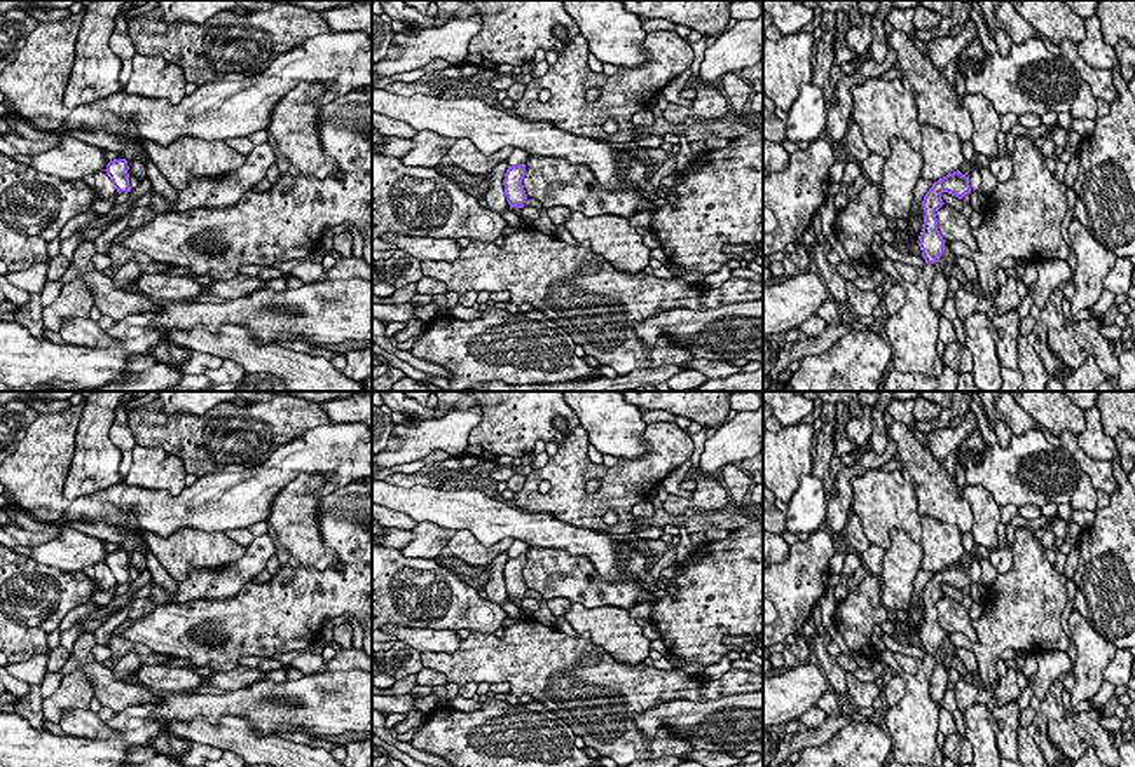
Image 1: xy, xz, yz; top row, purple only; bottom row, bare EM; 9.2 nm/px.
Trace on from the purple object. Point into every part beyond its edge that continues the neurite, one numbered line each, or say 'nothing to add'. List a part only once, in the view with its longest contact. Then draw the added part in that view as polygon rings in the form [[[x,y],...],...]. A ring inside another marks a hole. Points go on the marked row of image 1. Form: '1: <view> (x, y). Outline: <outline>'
1: yz (914, 331). Outline: [[[924,264],[917,281],[901,281],[906,304],[889,316],[884,328],[892,348],[894,370],[920,372],[938,379],[945,365],[936,349],[941,314],[931,304],[934,276],[934,264]]]

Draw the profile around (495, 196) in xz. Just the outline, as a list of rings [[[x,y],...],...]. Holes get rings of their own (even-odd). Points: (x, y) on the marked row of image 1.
[[[503,161],[499,162],[496,168],[492,168],[485,178],[491,182],[487,192],[484,194],[484,199],[487,203],[487,208],[496,211],[496,213],[503,213],[505,210],[508,210],[508,201],[505,196],[505,173],[508,169],[508,162]]]

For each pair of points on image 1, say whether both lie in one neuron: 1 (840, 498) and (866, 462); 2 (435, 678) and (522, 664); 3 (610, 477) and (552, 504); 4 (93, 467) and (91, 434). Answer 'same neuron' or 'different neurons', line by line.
1: same neuron
2: different neurons
3: same neuron
4: same neuron

